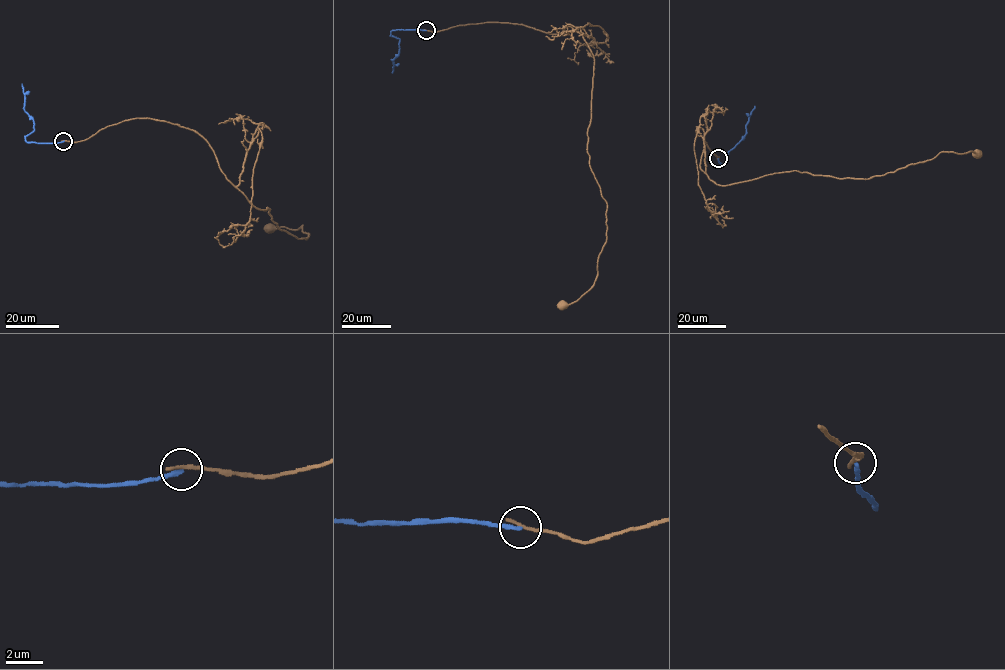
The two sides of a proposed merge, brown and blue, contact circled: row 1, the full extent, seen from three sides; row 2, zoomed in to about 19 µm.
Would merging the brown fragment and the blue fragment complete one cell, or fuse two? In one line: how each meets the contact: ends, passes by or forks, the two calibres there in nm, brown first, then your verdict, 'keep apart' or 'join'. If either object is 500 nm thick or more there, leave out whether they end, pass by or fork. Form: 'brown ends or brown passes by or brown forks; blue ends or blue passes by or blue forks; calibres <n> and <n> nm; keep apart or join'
brown ends; blue ends; calibres 240 and 240 nm; keep apart

